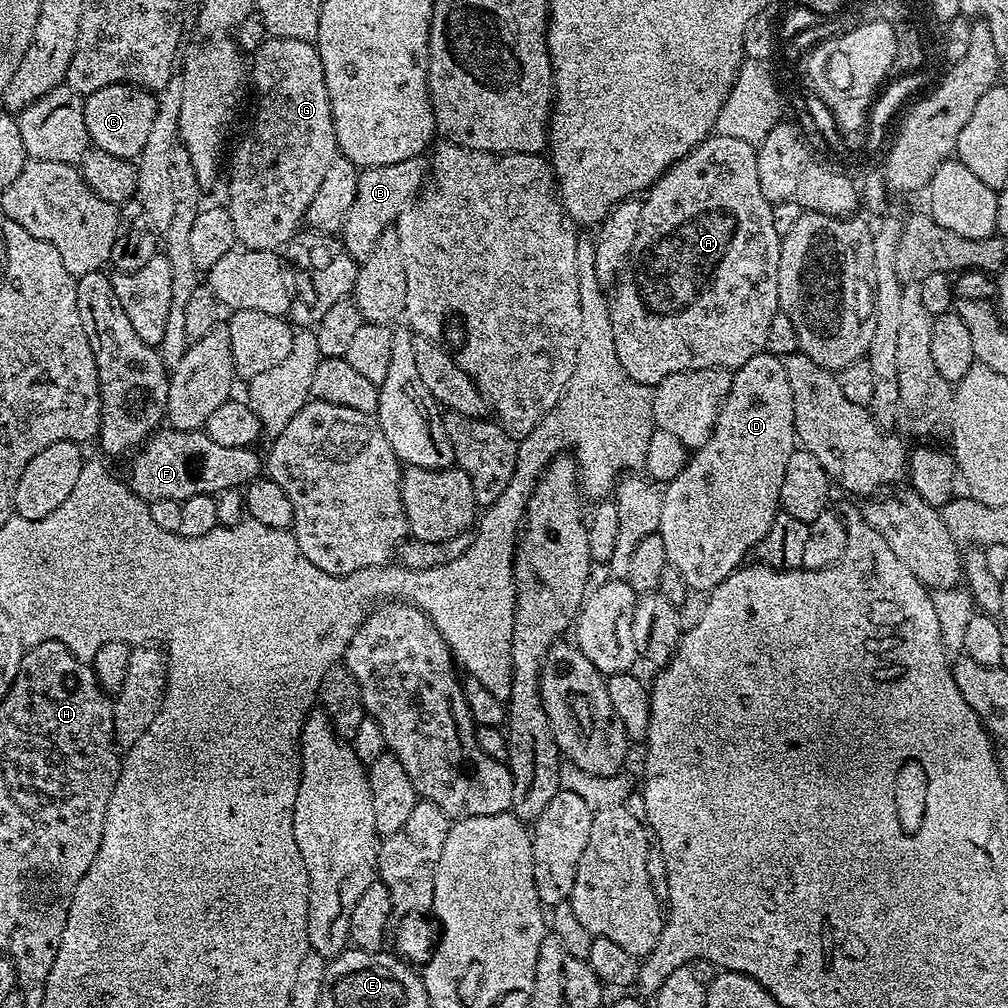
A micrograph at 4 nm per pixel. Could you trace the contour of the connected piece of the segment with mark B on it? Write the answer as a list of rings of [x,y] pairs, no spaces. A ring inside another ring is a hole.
[[[423,155],[405,156],[393,164],[374,164],[365,167],[358,178],[358,194],[354,194],[354,206],[350,206],[350,214],[346,214],[346,222],[342,229],[343,249],[357,262],[366,260],[374,254],[378,238],[395,225],[396,219],[405,208],[419,196],[420,189],[425,187],[429,172],[429,161]]]

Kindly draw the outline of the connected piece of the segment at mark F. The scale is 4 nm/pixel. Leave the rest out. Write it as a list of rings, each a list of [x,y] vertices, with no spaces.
[[[171,426],[165,429],[165,432],[153,432],[143,447],[131,457],[132,465],[126,475],[126,483],[132,493],[146,502],[158,498],[183,502],[192,496],[221,494],[227,488],[247,486],[261,475],[261,453],[259,456],[251,447],[218,446],[204,430],[177,432]]]

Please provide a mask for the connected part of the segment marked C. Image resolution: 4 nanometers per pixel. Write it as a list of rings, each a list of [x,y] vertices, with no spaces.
[[[125,82],[100,88],[84,101],[88,137],[99,151],[106,154],[114,154],[123,160],[139,157],[150,138],[157,107],[157,97],[135,84]]]

